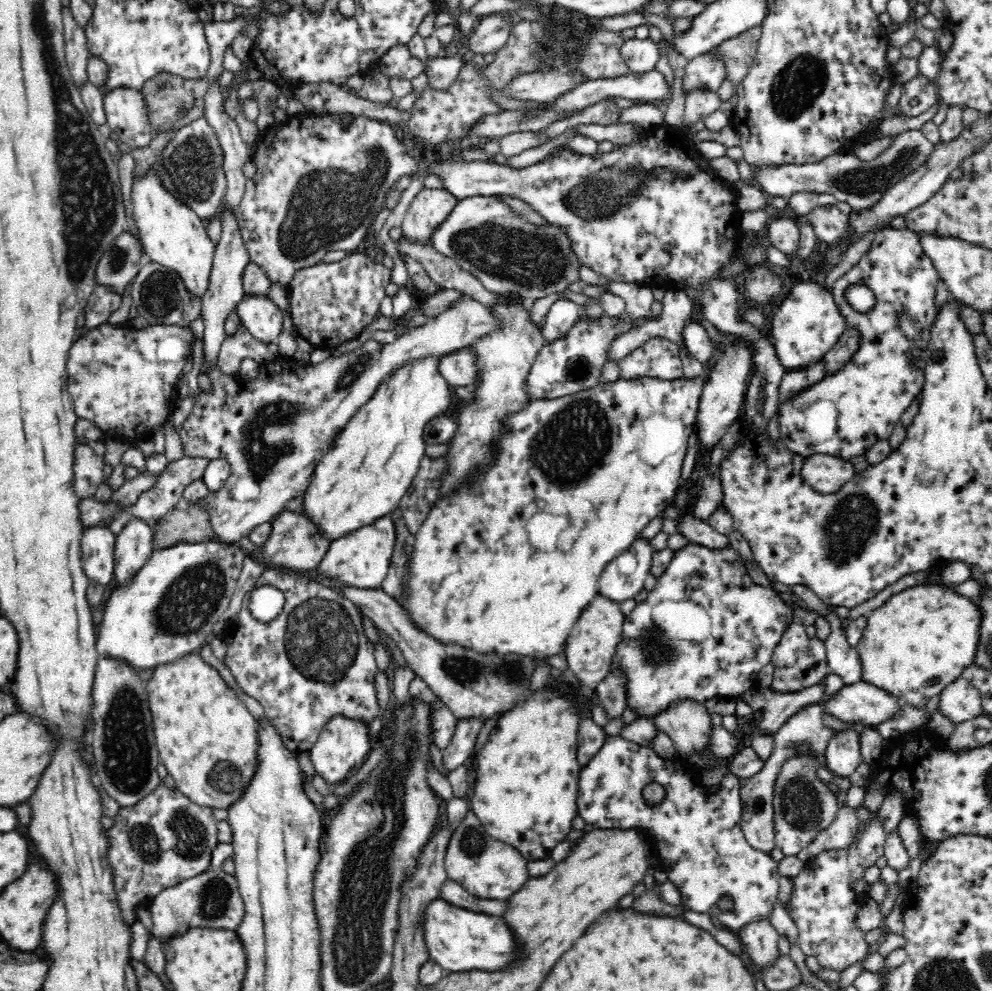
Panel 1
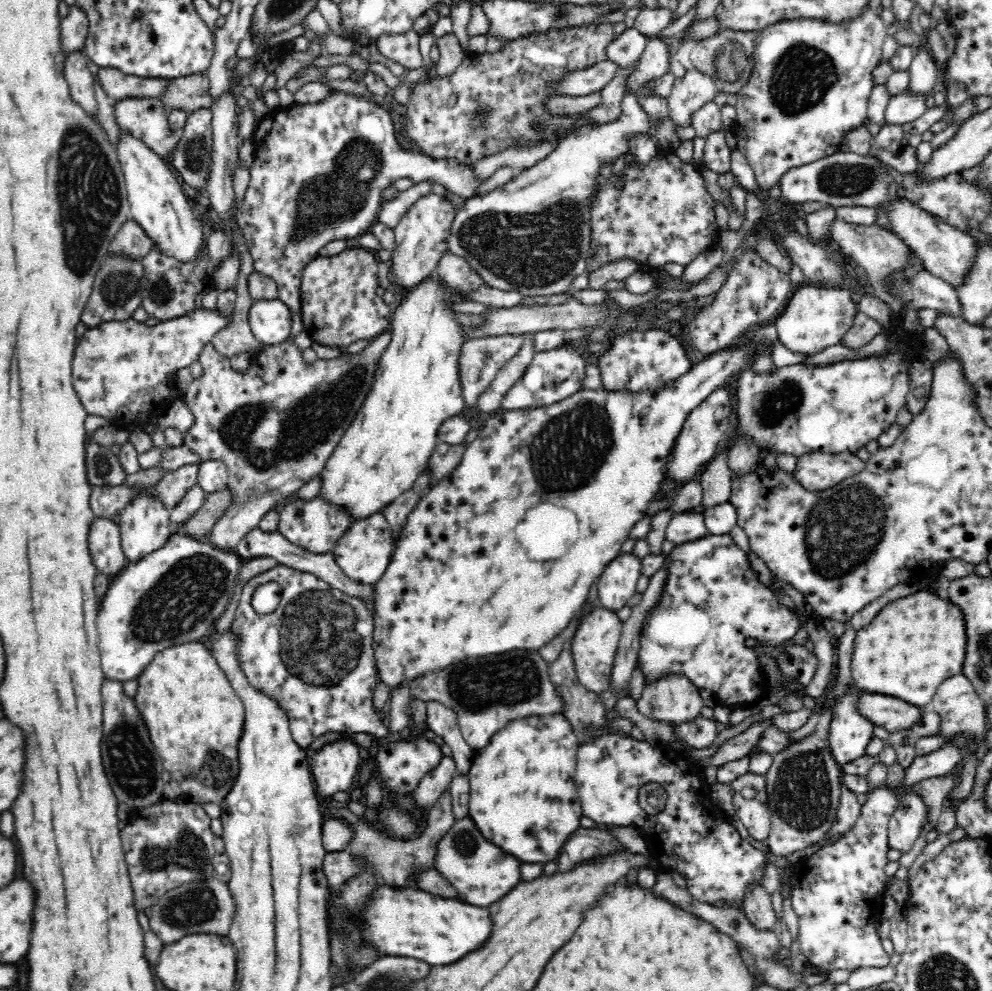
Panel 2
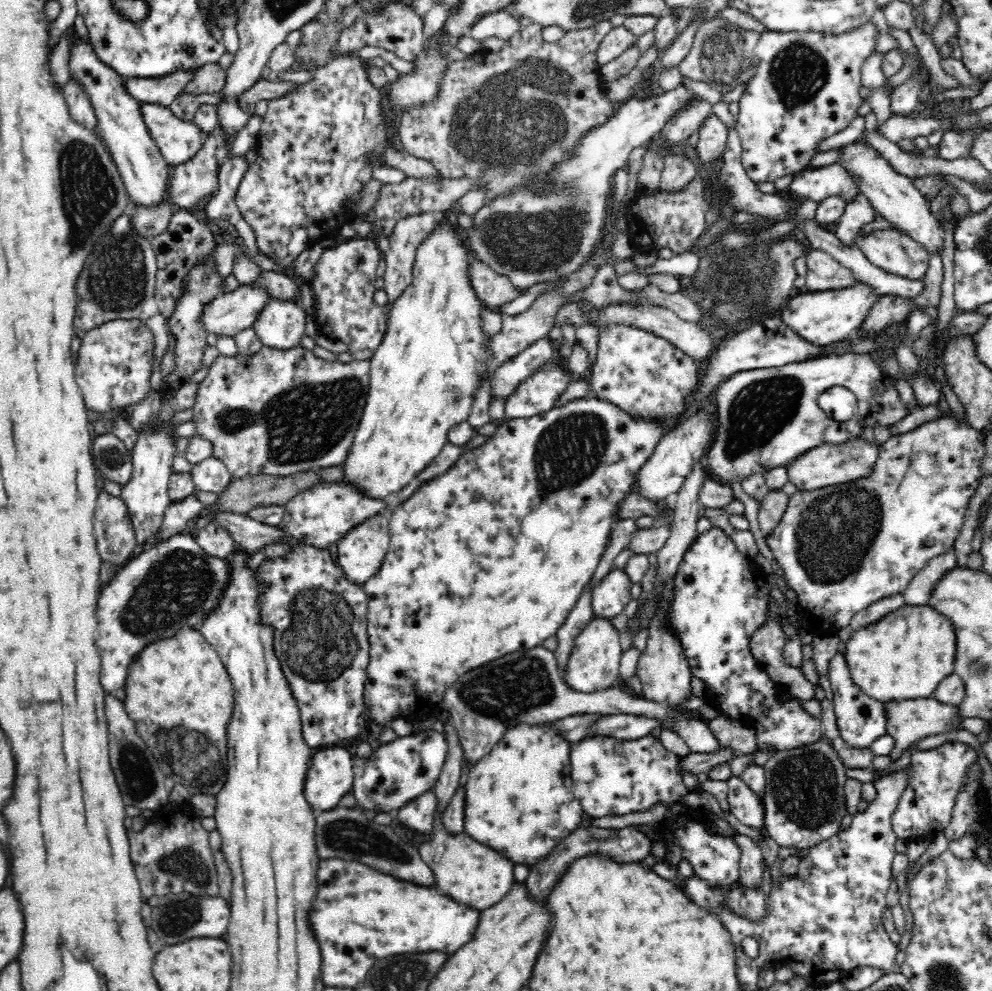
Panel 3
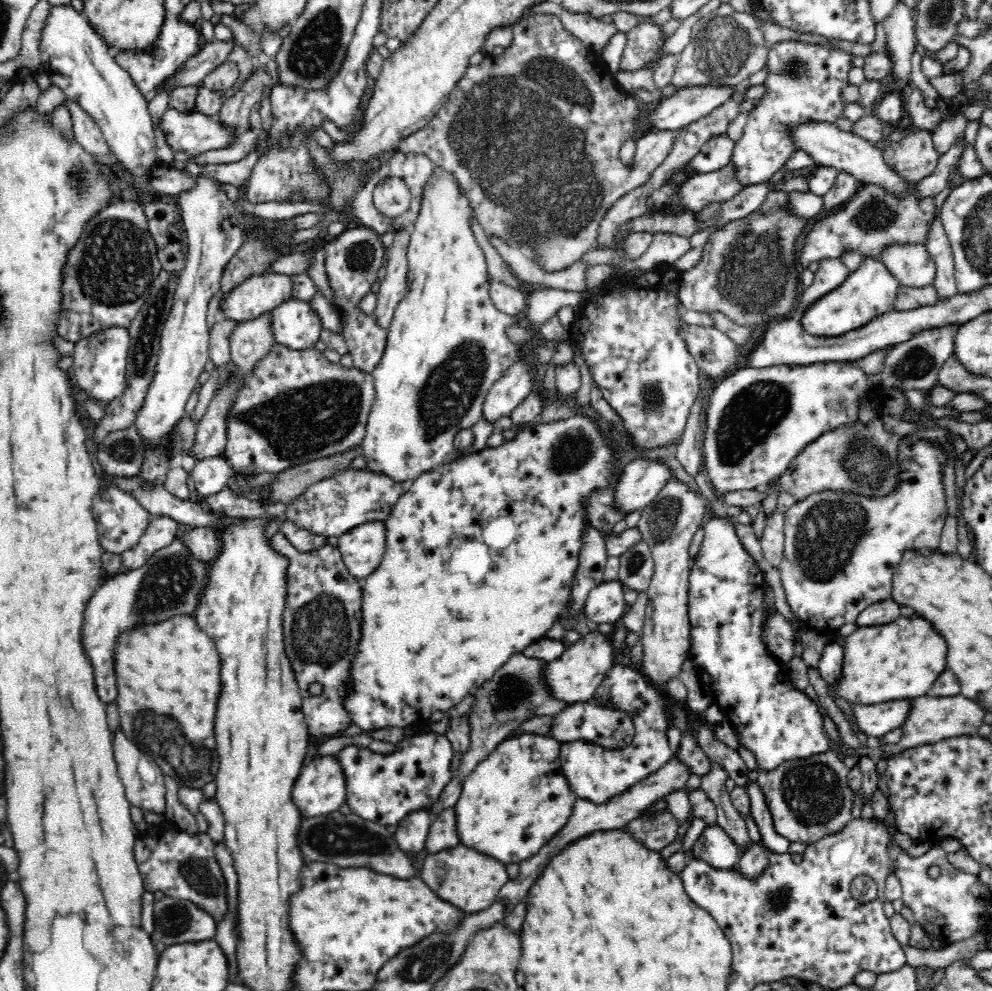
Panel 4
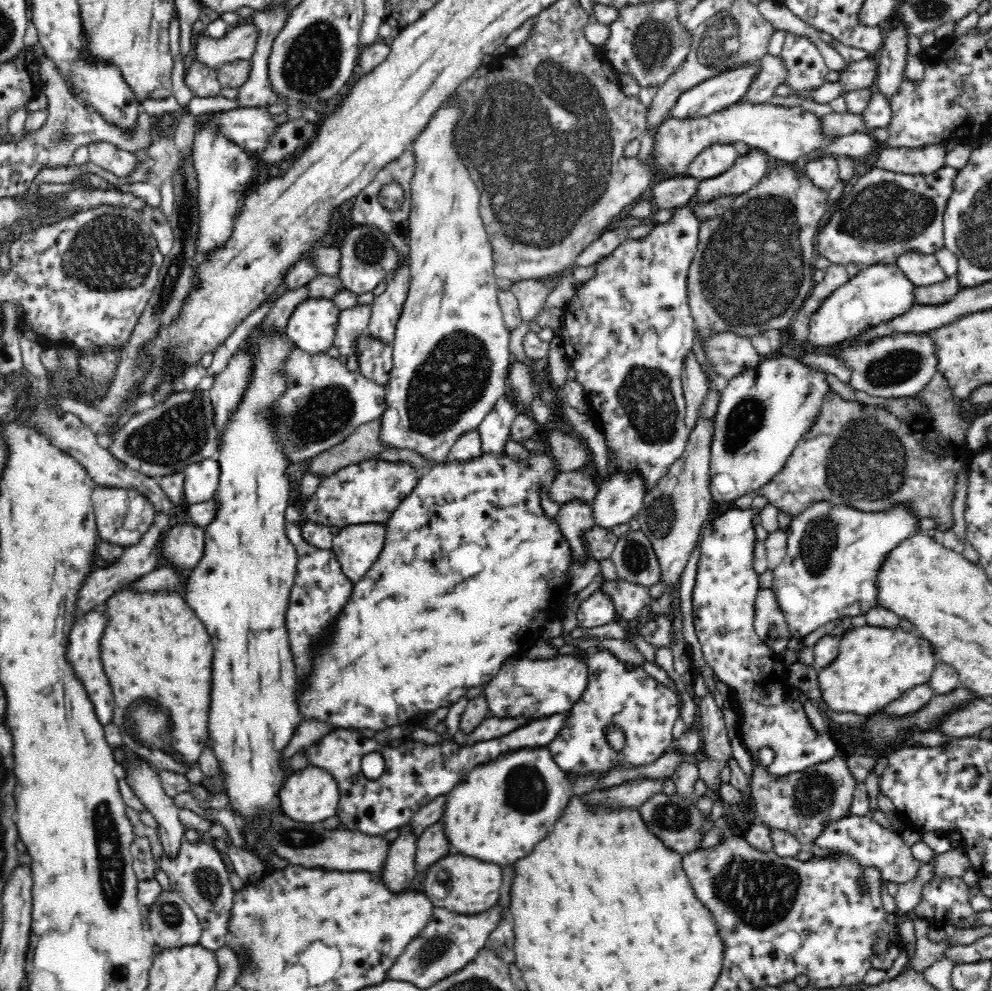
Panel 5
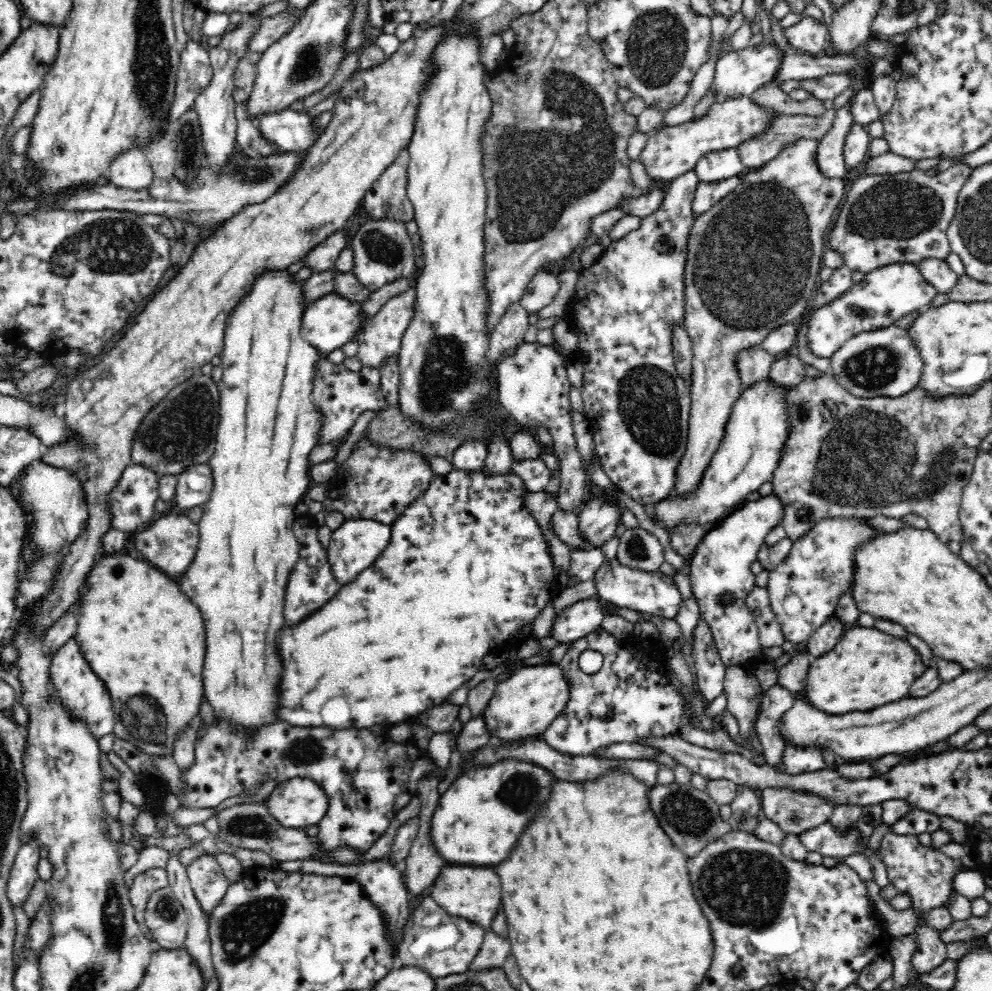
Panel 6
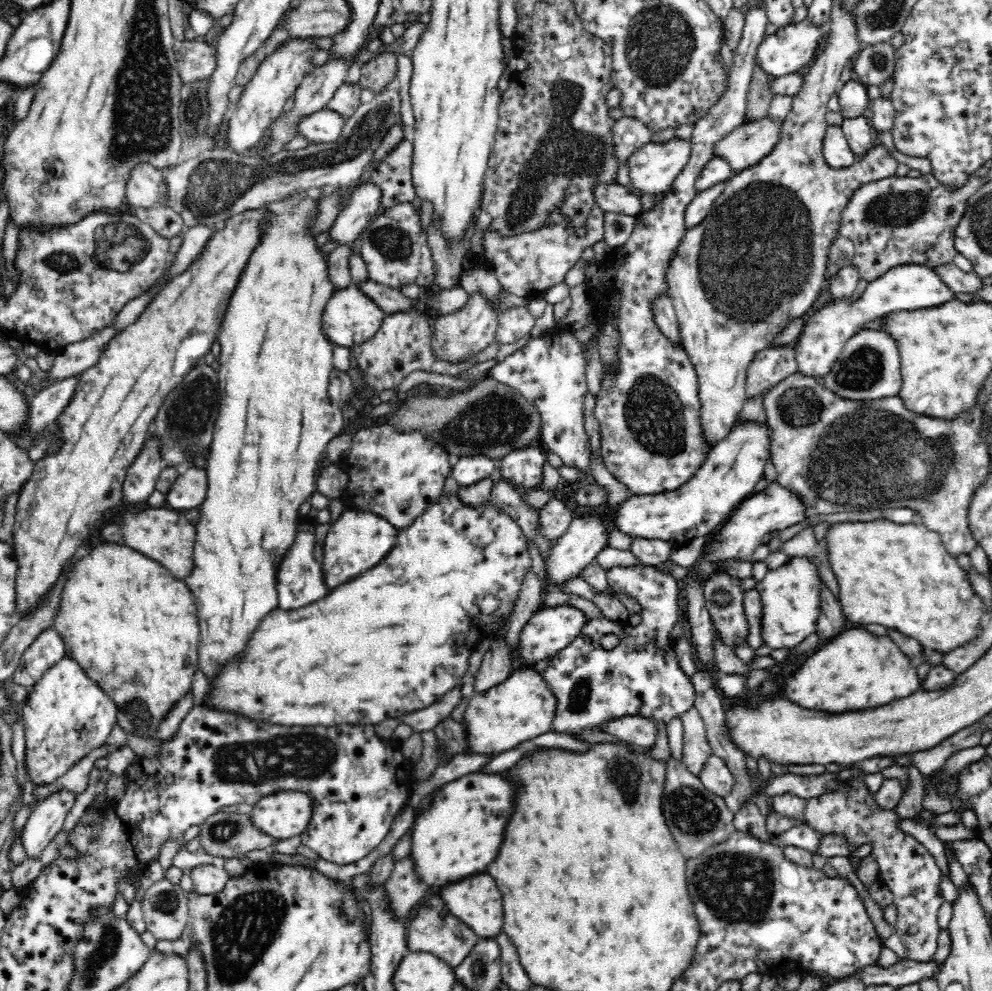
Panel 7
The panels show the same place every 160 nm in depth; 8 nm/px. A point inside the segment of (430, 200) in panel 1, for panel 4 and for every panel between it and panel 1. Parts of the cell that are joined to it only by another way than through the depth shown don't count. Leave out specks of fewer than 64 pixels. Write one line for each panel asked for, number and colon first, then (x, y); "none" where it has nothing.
2: (420, 239)
3: (403, 241)
4: (393, 287)

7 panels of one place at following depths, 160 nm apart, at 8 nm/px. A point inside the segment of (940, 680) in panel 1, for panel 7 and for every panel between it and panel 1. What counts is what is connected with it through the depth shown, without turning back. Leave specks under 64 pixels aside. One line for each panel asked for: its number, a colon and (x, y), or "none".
2: (922, 636)
3: (903, 656)
4: (898, 660)
5: (875, 665)
6: (867, 668)
7: (859, 669)

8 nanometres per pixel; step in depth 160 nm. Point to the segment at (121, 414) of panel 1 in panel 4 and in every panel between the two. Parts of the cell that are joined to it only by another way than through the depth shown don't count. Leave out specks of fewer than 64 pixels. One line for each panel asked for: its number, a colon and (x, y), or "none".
2: (120, 368)
3: (114, 361)
4: (99, 363)

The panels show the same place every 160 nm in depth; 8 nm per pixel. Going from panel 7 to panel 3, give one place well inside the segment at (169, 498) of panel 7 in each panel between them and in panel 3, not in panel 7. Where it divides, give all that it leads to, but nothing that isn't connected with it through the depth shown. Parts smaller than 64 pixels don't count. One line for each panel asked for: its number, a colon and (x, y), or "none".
3: (211, 475)
4: (210, 475)
5: (200, 482)
6: (194, 484)

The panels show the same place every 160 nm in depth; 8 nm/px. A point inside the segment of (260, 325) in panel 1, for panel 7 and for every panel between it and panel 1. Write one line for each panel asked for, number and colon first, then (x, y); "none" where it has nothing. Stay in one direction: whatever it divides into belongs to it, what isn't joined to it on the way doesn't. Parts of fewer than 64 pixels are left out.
2: (270, 321)
3: (282, 324)
4: (296, 324)
5: (313, 327)
6: (332, 321)
7: (352, 317)

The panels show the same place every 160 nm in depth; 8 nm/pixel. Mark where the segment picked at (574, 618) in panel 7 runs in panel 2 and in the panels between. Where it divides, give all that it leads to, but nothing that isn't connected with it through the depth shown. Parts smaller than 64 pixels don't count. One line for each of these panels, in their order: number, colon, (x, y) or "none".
2: (616, 585)
3: (609, 598)
4: (605, 604)
5: (597, 609)
6: (575, 621)

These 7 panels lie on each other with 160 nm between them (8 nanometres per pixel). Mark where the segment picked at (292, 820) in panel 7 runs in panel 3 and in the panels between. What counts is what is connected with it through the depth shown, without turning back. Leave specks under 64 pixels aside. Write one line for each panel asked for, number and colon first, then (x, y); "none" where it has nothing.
3: (330, 775)
4: (320, 789)
5: (309, 795)
6: (298, 803)

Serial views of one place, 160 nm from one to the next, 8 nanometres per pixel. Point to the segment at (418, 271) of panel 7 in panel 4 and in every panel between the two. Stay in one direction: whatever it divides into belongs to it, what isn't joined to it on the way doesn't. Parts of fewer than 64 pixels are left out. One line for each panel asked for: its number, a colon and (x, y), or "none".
4: (353, 259)
5: (369, 256)
6: (383, 250)

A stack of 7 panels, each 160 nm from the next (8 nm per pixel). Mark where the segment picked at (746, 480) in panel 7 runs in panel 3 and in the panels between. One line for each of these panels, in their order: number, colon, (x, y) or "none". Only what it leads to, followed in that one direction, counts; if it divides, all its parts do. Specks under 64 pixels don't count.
3: (767, 417)
4: (759, 419)
5: (763, 413)
6: (749, 452)

